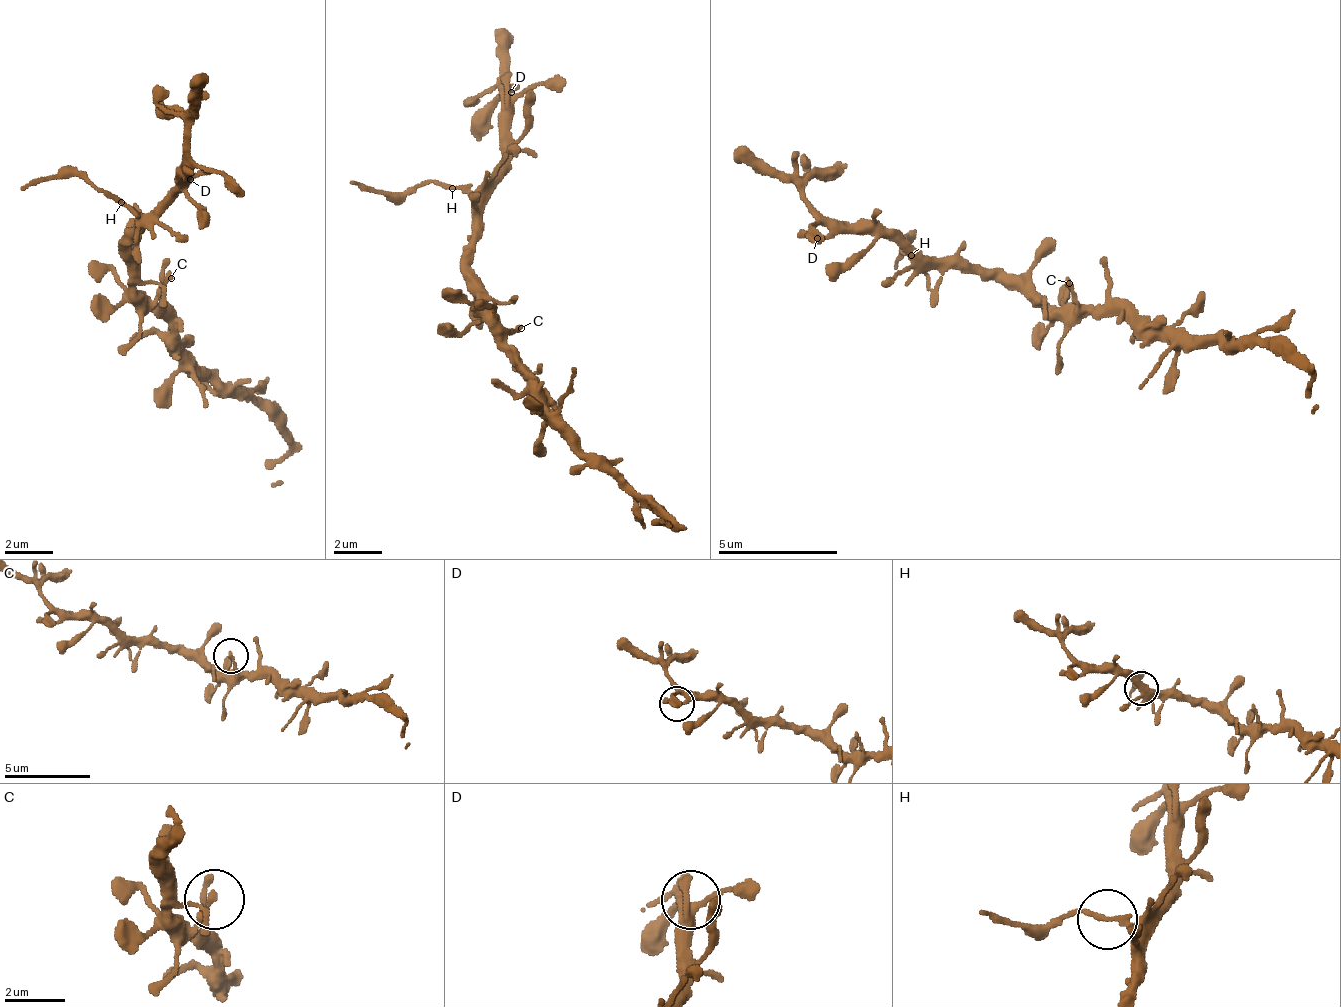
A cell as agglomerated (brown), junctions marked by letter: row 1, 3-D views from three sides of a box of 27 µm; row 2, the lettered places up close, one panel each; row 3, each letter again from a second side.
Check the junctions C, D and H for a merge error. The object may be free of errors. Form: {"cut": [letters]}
{"cut": ["H"]}

